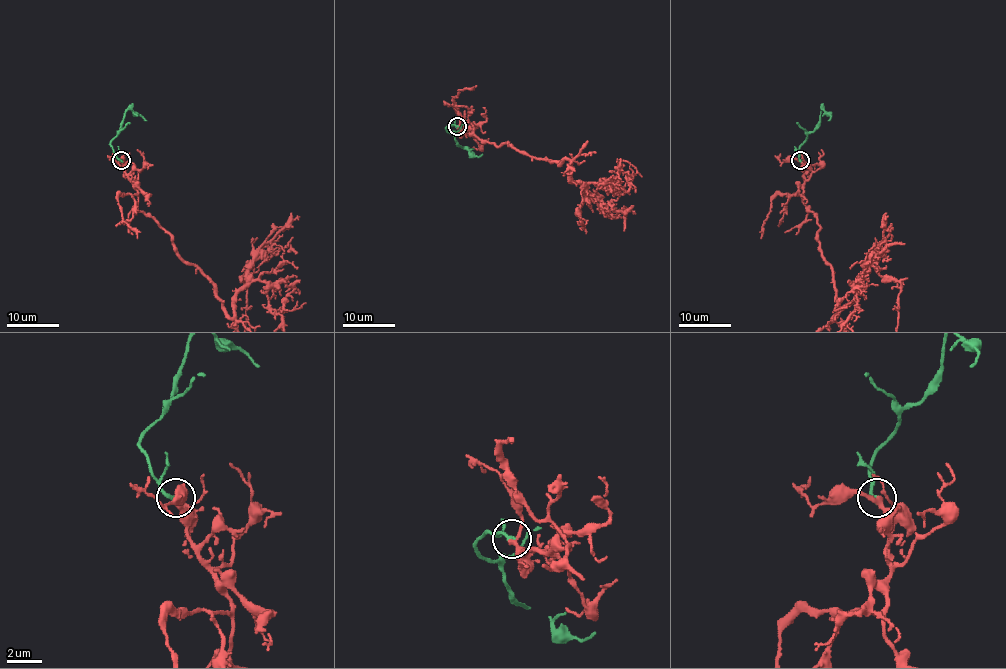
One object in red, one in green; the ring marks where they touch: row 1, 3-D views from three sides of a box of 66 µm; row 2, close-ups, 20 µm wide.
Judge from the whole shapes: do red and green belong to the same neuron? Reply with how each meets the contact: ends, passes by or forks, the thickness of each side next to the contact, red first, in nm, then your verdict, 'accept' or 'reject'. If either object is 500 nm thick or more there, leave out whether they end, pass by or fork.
red passes by; green ends; calibres 240 and 220 nm; accept

